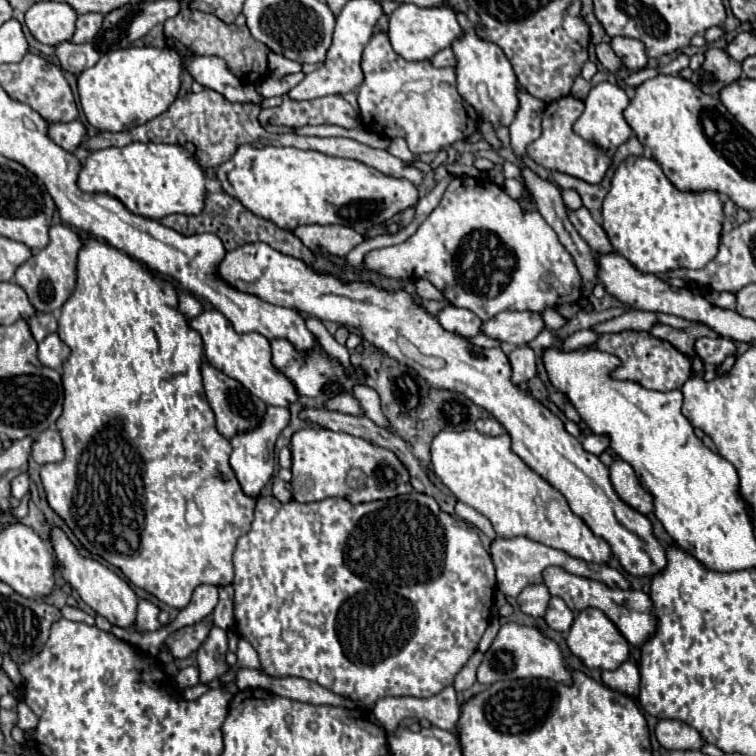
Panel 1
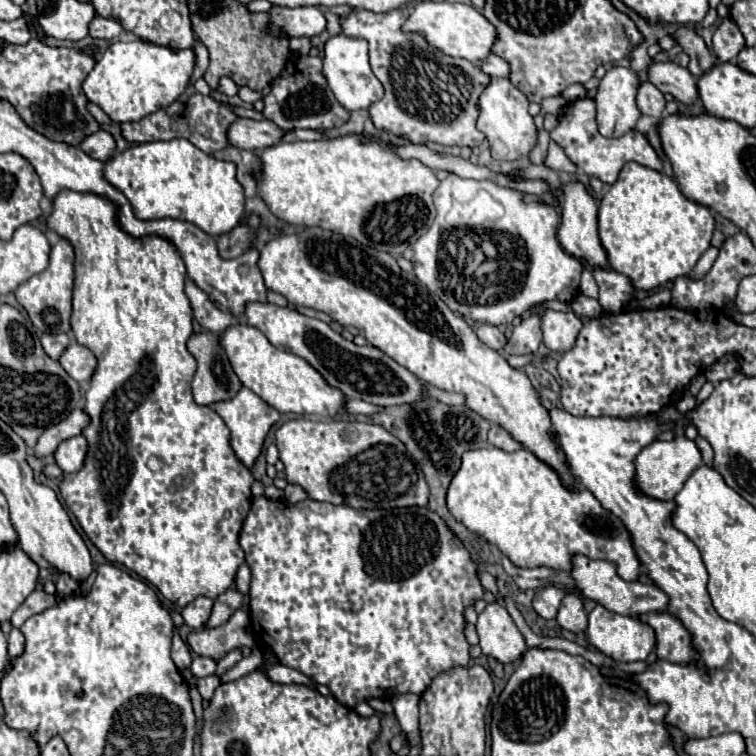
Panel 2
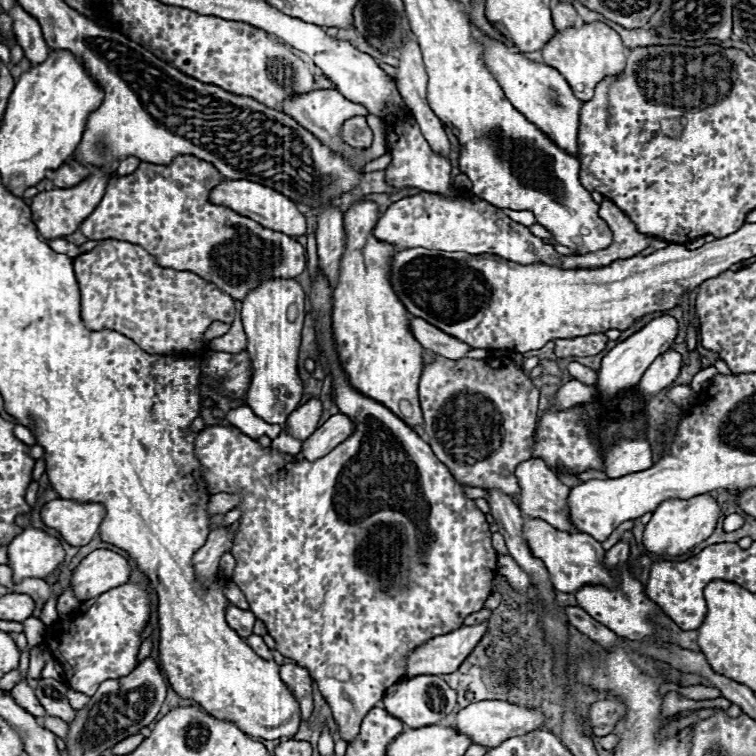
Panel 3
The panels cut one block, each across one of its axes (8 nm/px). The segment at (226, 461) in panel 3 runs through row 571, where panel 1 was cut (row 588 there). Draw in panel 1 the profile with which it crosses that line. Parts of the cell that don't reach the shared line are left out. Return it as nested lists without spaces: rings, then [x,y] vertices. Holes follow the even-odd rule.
[[[416,490],[390,500],[376,500],[358,506],[350,504],[346,498],[326,498],[312,504],[290,500],[288,504],[282,504],[274,496],[260,496],[256,500],[252,530],[238,540],[234,552],[234,570],[234,630],[254,646],[262,662],[262,672],[272,678],[298,676],[304,680],[312,680],[340,696],[358,700],[364,706],[372,706],[378,698],[386,696],[430,698],[442,688],[450,686],[460,668],[476,652],[478,642],[488,628],[496,594],[494,564],[490,560],[490,554],[484,550],[476,530],[468,522],[442,512],[432,496]]]

